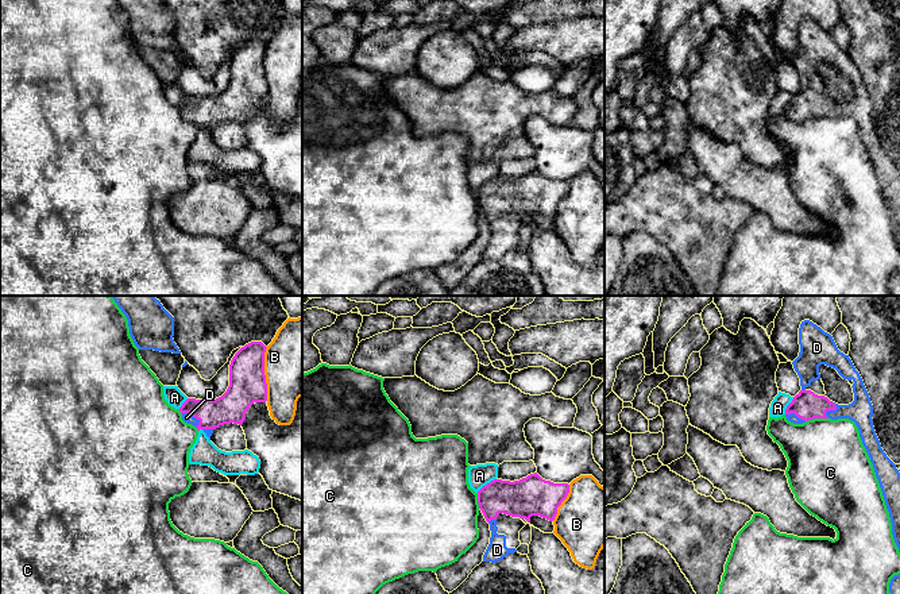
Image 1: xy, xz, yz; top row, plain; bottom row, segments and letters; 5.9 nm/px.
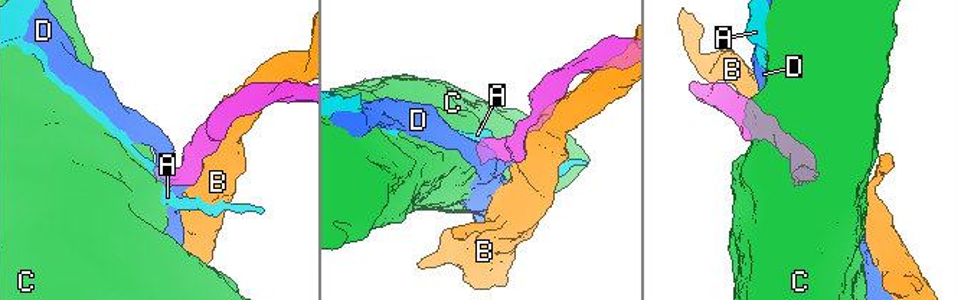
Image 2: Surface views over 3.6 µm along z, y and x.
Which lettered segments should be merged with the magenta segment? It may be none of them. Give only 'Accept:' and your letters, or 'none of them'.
Accept: D

